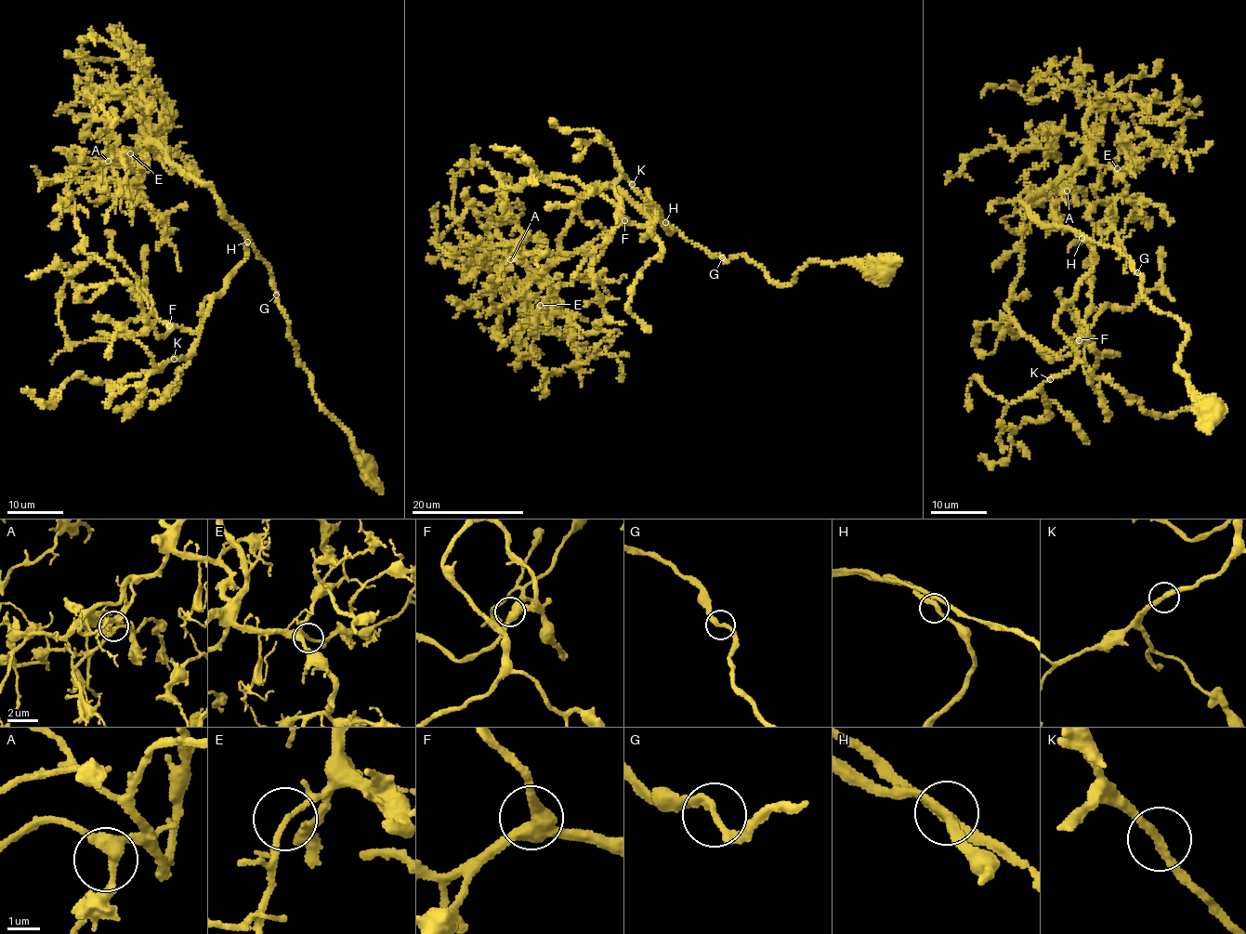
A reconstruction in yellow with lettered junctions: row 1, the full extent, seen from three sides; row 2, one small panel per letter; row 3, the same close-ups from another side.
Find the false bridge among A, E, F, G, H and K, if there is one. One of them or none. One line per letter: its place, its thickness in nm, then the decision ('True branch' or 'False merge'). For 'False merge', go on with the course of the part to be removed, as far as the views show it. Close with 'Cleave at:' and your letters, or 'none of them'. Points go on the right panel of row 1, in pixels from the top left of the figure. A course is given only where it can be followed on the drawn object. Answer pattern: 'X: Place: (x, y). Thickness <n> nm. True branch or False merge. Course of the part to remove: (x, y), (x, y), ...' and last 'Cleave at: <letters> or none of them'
A: Place: (1067, 190). Thickness 300 nm. True branch
E: Place: (1117, 168). Thickness 150 nm. True branch
F: Place: (1079, 340). Thickness 440 nm. True branch
G: Place: (1137, 272). Thickness 220 nm. True branch
H: Place: (1082, 238). Thickness 280 nm. True branch
K: Place: (1050, 379). Thickness 260 nm. True branch
Cleave at: none of them

